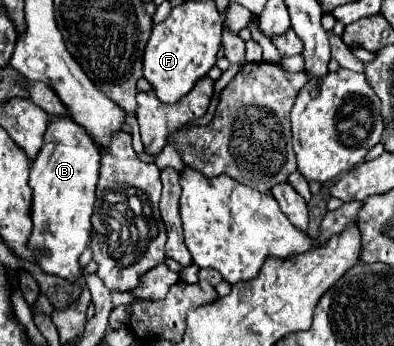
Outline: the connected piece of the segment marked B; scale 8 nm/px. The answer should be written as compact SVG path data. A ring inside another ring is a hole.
M59 117L57 121L47 125L43 147L41 147L37 159L31 163L29 187L33 189L33 209L31 209L33 235L29 239L29 245L37 247L37 249L39 247L43 249L43 245L45 245L49 255L39 257L39 267L45 273L57 275L71 283L79 281L79 273L81 273L79 257L91 241L91 213L93 213L93 203L95 203L97 179L99 179L99 161L101 161L101 149L85 133L85 129L81 125L77 125L71 117Z

